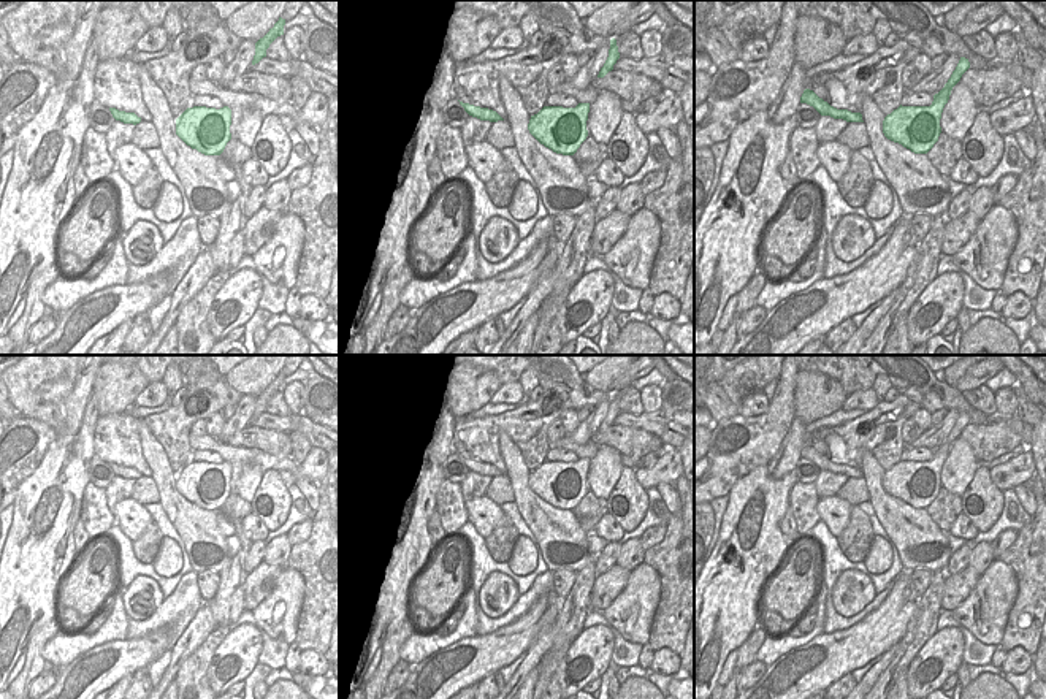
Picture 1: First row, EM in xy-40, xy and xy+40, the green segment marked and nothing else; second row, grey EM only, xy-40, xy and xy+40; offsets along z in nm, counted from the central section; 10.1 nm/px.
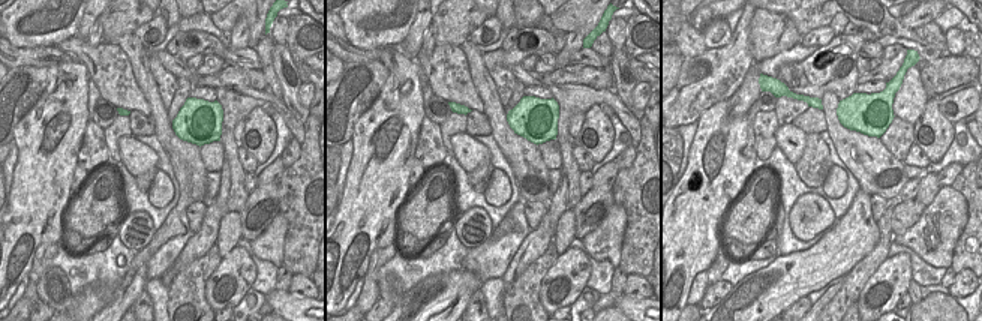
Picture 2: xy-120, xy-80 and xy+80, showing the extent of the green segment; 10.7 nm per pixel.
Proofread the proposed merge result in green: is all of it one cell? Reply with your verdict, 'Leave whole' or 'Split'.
Leave whole.

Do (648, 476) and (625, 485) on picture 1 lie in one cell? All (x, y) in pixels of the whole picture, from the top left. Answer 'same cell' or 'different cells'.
different cells

